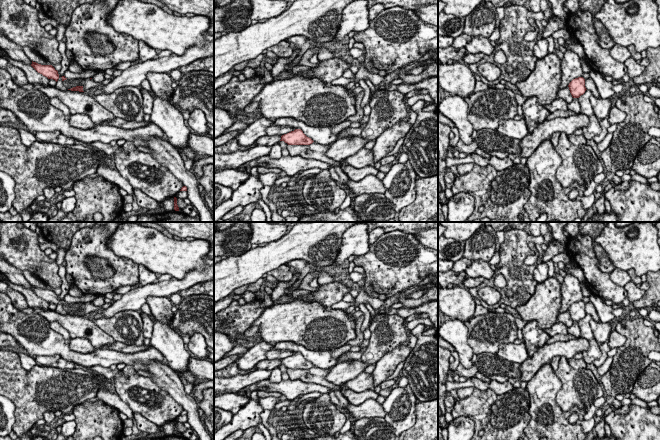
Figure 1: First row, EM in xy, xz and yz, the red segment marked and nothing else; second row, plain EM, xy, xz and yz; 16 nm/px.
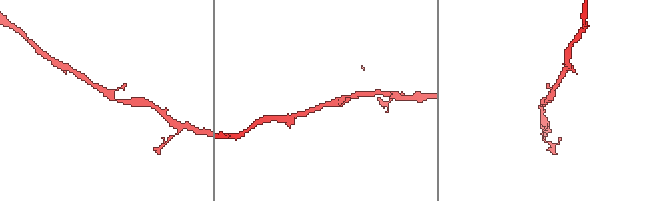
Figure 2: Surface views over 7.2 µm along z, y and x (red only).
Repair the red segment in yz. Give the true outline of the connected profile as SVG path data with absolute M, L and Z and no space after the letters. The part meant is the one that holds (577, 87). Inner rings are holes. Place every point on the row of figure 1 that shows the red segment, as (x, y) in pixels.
M583 77L573 79L568 87L573 98L579 98L587 90L585 87L585 79Z

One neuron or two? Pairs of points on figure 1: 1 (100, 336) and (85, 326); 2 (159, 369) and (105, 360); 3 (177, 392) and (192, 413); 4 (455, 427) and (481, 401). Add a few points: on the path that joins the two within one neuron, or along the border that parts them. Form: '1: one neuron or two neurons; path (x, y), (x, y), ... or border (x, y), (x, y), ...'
1: one neuron; path (96, 332), (89, 327)
2: two neurons; border (157, 362), (143, 364), (137, 361), (133, 366)
3: one neuron; path (182, 397), (192, 408)
4: two neurons; border (465, 415), (473, 421), (475, 429)

